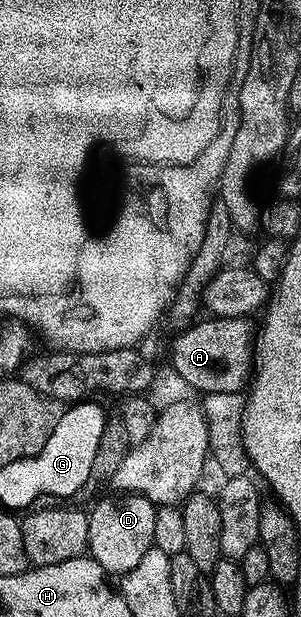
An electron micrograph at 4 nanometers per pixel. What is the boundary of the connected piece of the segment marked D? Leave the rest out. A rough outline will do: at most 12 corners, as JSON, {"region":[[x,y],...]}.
{"region":[[115,494],[88,512],[88,552],[105,573],[134,570],[157,505]]}

